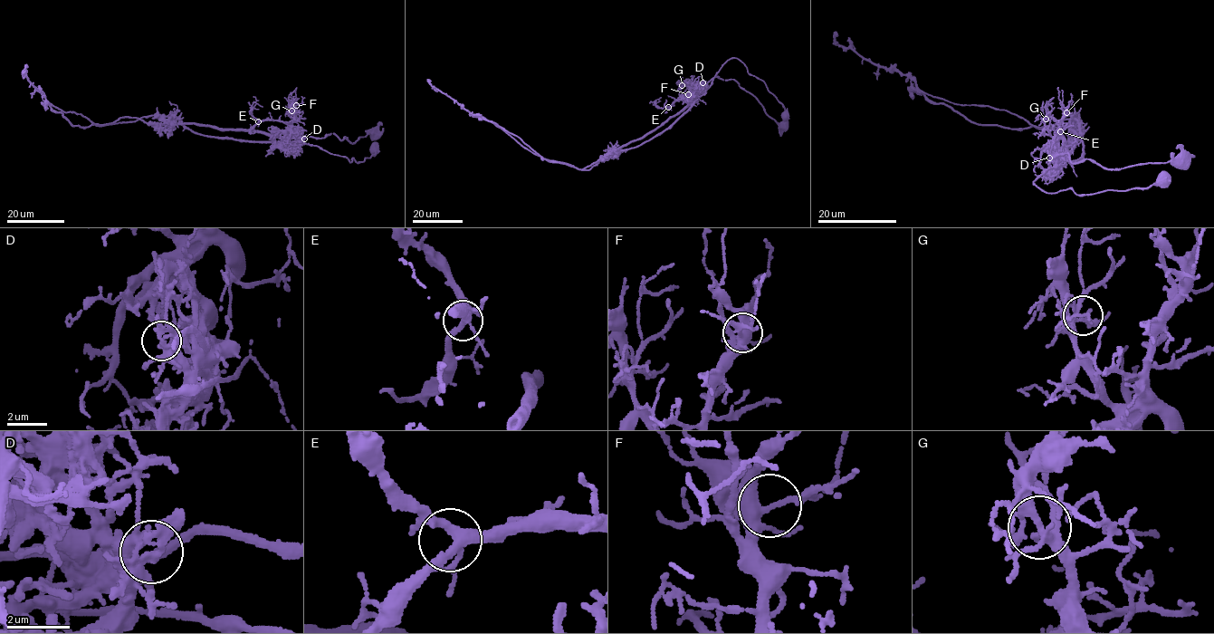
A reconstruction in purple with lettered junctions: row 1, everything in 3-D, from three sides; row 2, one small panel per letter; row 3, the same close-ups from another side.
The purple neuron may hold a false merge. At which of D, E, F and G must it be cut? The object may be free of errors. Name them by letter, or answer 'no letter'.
D

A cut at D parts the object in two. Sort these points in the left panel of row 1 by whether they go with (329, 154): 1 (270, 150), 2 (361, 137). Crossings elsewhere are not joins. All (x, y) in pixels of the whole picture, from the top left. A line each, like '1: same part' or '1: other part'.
1: other part
2: other part

